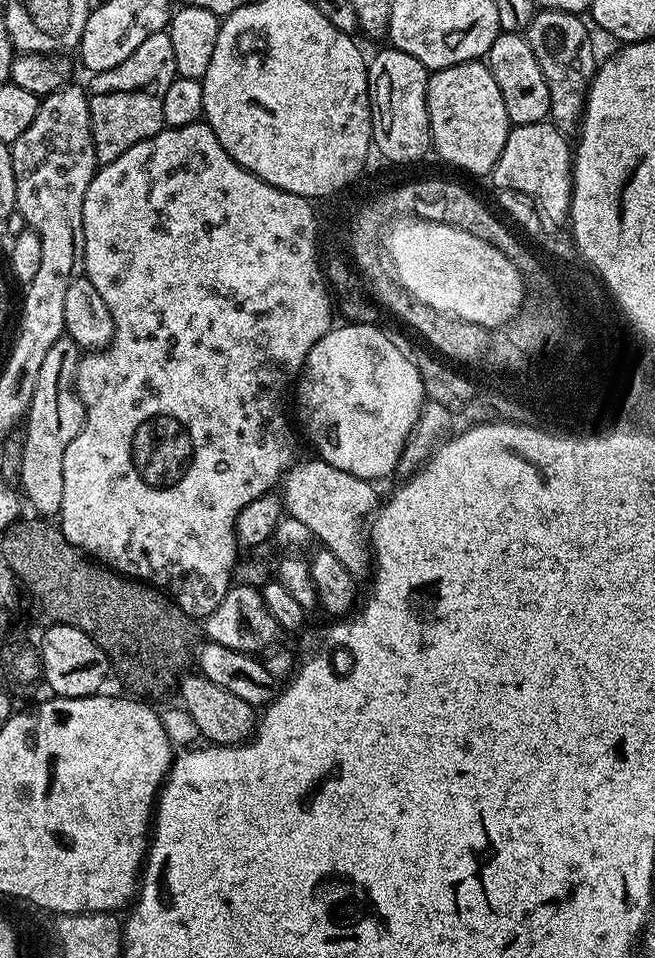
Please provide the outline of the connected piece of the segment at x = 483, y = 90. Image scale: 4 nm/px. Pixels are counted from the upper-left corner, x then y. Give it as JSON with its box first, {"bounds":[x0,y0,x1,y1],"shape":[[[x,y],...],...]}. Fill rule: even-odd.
{"bounds":[428,63,510,177],"shape":[[[487,63],[455,64],[433,71],[428,77],[428,117],[432,127],[432,148],[446,163],[476,176],[487,177],[491,173],[502,154],[502,146],[506,146],[510,125],[506,102],[502,102],[502,90],[498,90],[498,82],[494,82]]]}

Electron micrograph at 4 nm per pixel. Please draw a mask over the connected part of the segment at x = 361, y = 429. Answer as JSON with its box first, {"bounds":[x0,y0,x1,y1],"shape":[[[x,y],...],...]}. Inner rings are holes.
{"bounds":[294,322,426,482],"shape":[[[351,322],[341,325],[341,328],[333,327],[310,350],[294,388],[294,416],[298,424],[300,419],[299,427],[308,431],[308,440],[316,447],[315,455],[319,459],[338,466],[338,470],[346,470],[346,474],[379,482],[400,467],[400,455],[426,403],[422,378],[411,355],[403,352],[383,332],[383,327]]]}

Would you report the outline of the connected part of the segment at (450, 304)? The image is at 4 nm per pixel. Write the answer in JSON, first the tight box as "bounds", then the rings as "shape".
{"bounds":[382,218,525,330],"shape":[[[397,218],[391,222],[382,237],[383,251],[386,253],[386,260],[392,263],[391,271],[396,277],[396,281],[420,303],[425,303],[429,308],[436,311],[444,312],[448,316],[453,316],[458,320],[465,320],[471,324],[482,326],[486,330],[496,330],[501,324],[508,323],[517,311],[521,304],[524,303],[525,289],[523,286],[523,278],[520,274],[520,269],[512,265],[512,256],[502,254],[502,250],[498,250],[495,243],[491,239],[475,236],[461,228],[455,228],[452,225],[439,224],[438,221],[421,220],[412,218],[412,220],[404,220],[406,218]]]}

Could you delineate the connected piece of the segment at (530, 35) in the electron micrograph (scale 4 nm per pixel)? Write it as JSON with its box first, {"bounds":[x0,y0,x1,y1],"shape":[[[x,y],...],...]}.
{"bounds":[524,8,598,136],"shape":[[[543,8],[536,12],[530,26],[524,31],[538,60],[538,66],[545,75],[550,95],[549,119],[560,133],[567,136],[579,131],[589,86],[598,67],[589,25],[586,22],[585,25],[580,19],[582,18],[577,13]]]}

